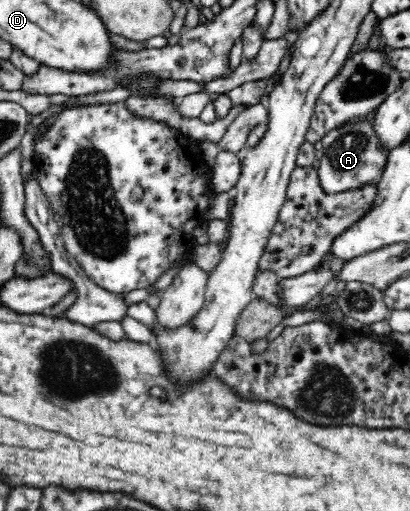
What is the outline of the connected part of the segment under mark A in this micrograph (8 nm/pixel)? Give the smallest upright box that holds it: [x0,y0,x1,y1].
[317,109,390,194]

